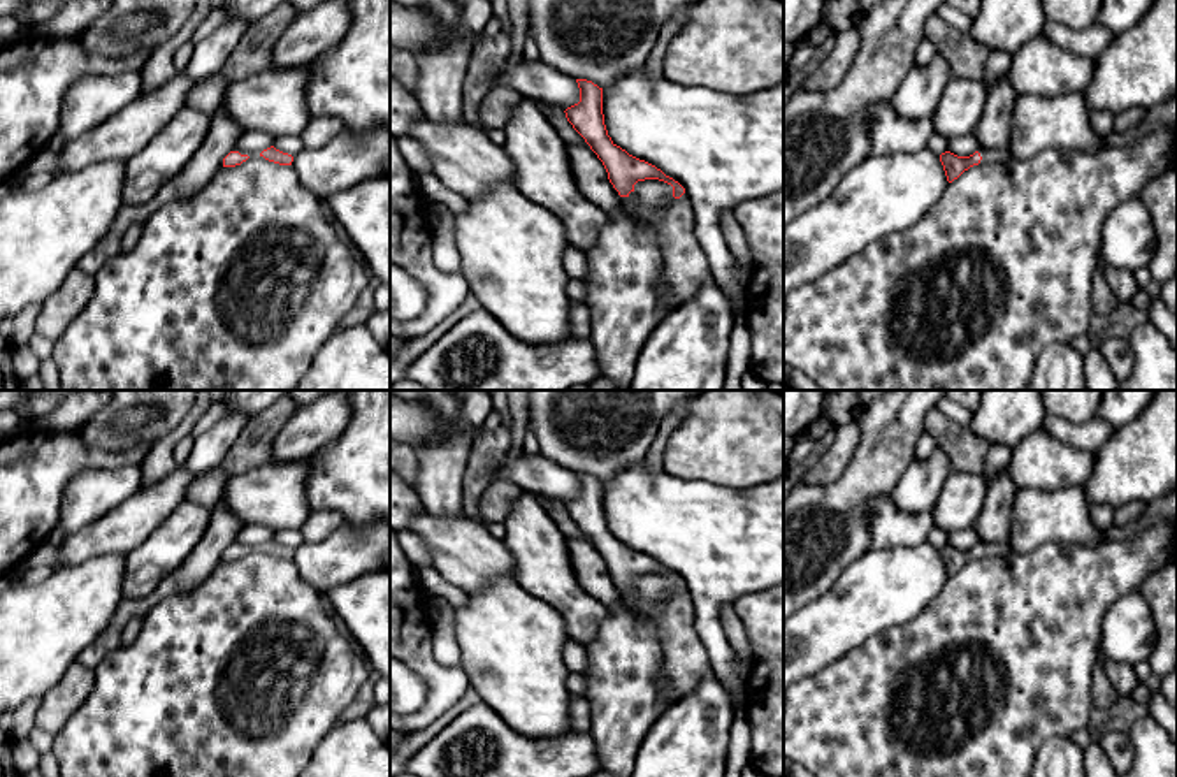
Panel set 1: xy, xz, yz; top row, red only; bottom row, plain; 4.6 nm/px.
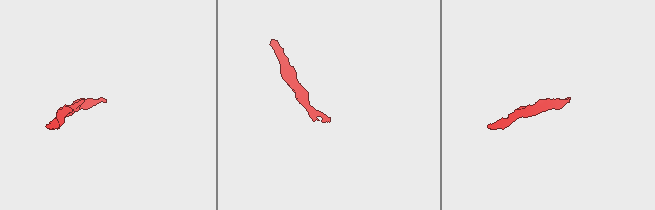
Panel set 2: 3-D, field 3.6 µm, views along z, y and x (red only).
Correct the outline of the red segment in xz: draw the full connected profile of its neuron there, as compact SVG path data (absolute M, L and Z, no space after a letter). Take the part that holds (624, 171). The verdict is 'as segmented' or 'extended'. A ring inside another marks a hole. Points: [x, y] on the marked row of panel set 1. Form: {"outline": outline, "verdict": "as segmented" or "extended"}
{"outline": "M576 79L580 102L567 107L566 118L603 162L608 179L620 197L632 197L634 185L659 179L673 186L673 200L653 218L653 230L664 255L664 285L669 302L694 297L713 280L708 257L694 234L694 211L685 188L655 165L629 155L608 135L603 114L603 88Z", "verdict": "extended"}

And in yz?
{"outline": "M1010 148L1005 149L977 149L970 156L957 156L950 151L945 151L940 155L940 162L943 165L947 181L952 183L957 179L964 171L968 171L973 165L984 165L989 162L1007 162L1012 160Z", "verdict": "extended"}

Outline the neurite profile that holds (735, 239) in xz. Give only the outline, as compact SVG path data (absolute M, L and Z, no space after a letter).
M733 213L722 214L720 232L722 232L724 244L731 251L733 258L740 264L754 267L754 257L745 230L733 216Z

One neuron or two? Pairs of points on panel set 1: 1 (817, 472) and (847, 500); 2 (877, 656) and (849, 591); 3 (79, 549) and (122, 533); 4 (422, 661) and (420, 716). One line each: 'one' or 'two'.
1: two
2: two
3: one
4: one

